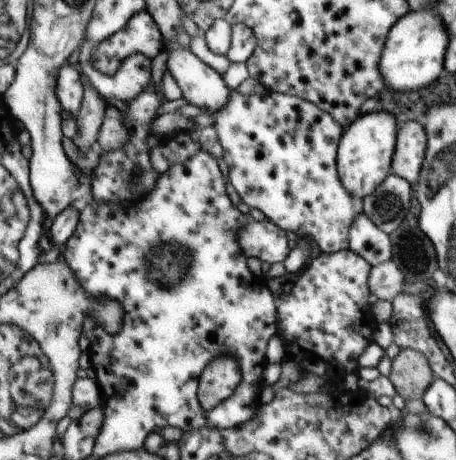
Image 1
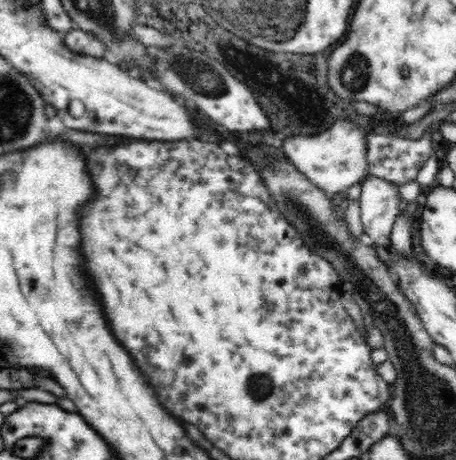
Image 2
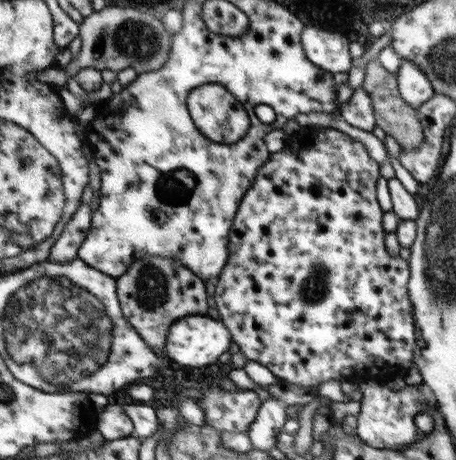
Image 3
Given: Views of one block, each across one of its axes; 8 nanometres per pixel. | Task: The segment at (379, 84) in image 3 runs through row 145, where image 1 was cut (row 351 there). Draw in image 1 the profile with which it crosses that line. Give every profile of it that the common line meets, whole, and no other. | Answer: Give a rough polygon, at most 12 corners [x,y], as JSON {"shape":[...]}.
{"shape":[[416,346],[400,349],[389,379],[405,401],[423,399],[435,378]]}

